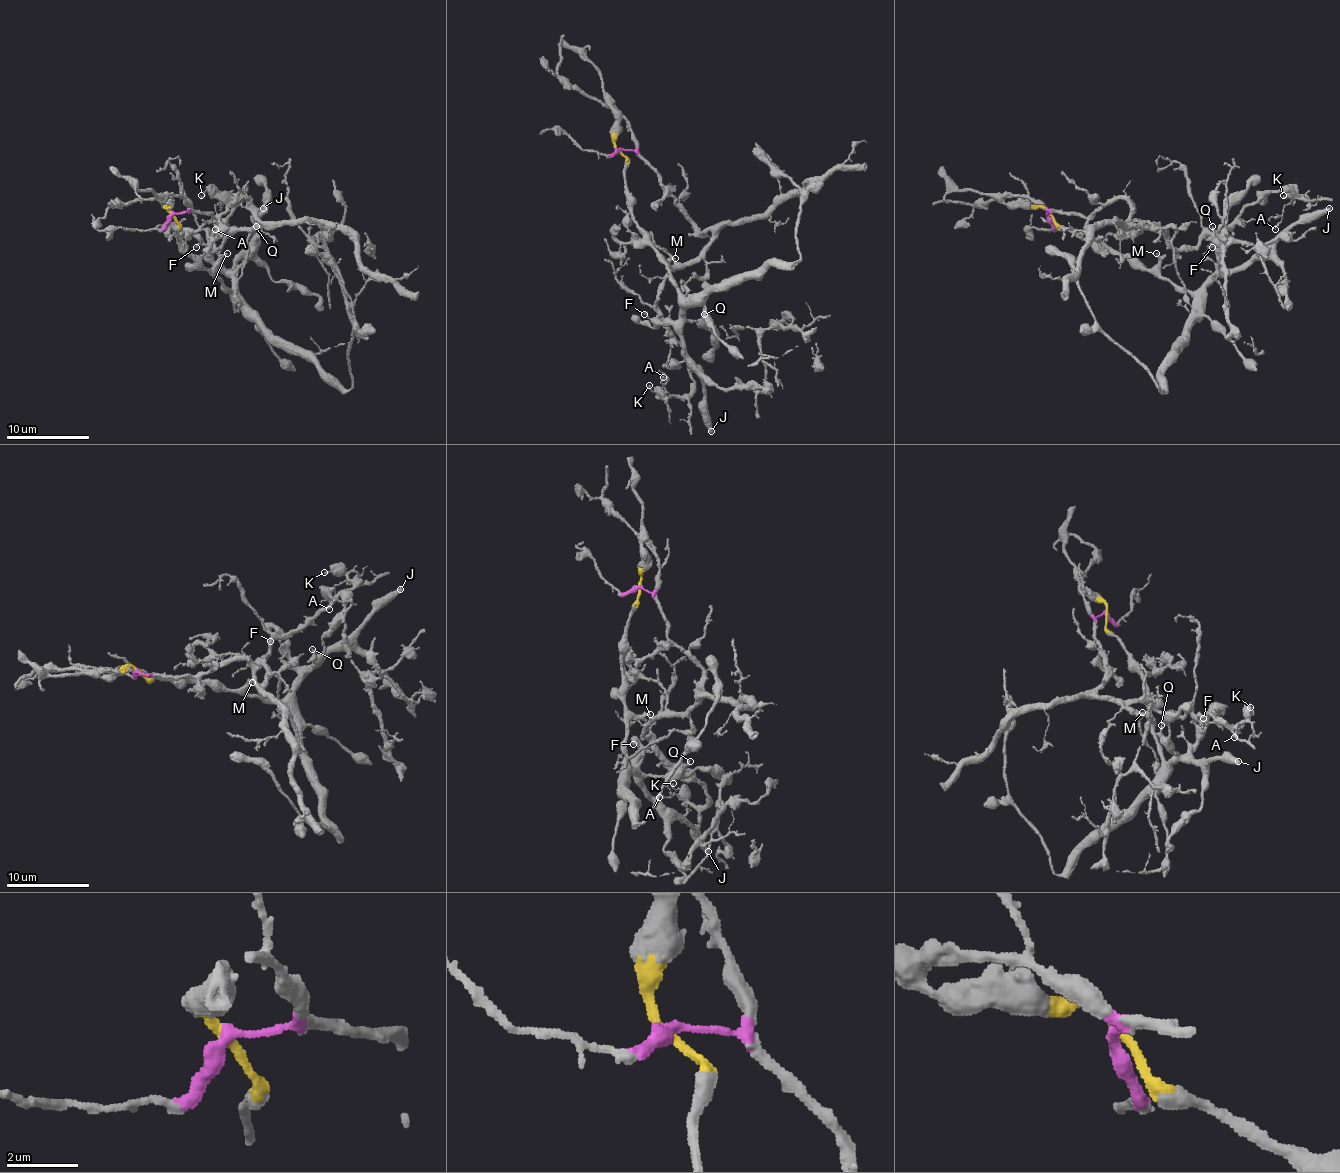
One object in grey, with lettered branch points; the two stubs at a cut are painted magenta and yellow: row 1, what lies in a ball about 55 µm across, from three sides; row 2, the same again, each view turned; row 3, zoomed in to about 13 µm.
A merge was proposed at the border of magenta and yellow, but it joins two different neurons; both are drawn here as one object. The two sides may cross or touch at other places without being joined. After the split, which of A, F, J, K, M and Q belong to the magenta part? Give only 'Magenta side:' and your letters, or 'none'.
Magenta side: A, F, K

